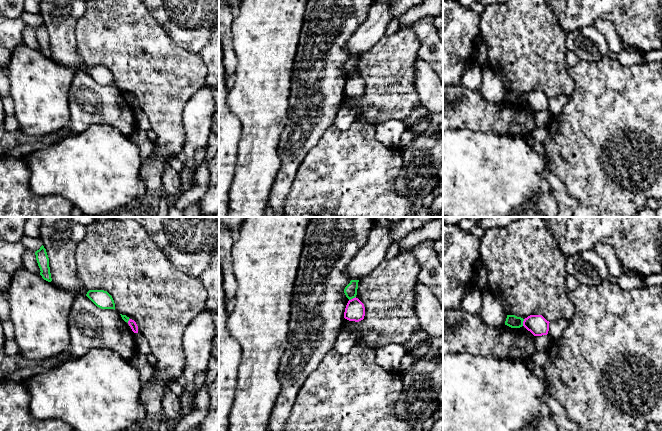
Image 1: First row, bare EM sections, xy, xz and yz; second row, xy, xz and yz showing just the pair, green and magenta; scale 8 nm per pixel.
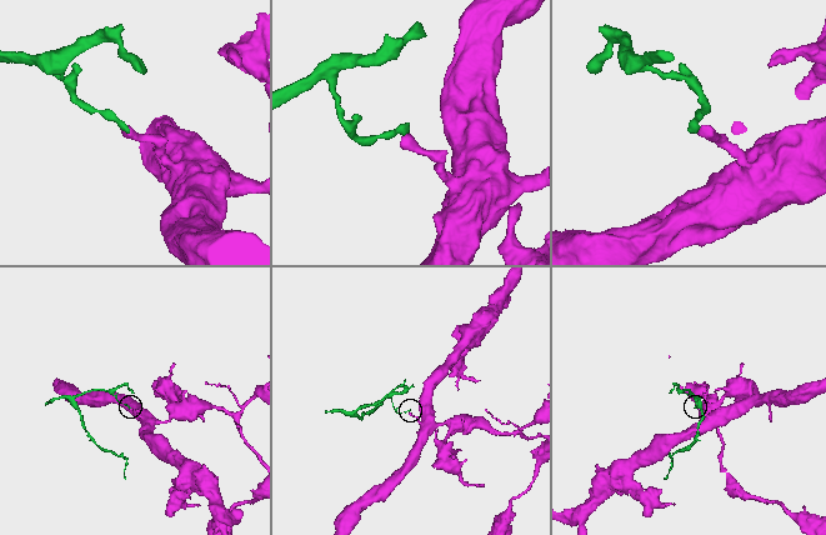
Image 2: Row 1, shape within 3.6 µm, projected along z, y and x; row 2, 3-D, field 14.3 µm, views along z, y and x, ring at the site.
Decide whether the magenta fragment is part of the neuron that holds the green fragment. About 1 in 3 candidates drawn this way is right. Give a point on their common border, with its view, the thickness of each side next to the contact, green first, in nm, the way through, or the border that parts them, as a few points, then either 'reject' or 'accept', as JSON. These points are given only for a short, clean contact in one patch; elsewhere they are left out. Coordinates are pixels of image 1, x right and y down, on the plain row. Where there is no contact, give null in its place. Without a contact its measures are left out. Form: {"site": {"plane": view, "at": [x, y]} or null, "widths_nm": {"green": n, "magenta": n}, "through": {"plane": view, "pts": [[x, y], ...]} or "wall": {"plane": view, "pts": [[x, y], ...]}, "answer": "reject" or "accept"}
{"site": {"plane": "xz", "at": [352, 74]}, "widths_nm": {"green": 100, "magenta": 160}, "wall": {"plane": "xz", "pts": [[355, 72], [349, 76]]}, "answer": "reject"}

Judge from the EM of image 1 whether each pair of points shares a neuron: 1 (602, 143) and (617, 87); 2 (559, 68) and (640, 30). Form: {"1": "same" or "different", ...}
{"1": "same", "2": "different"}

